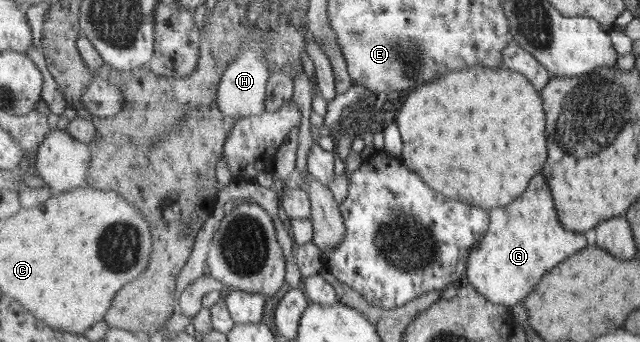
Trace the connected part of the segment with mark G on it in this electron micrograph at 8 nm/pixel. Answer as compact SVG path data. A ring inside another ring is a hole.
M539 174L515 202L490 210L490 229L466 264L467 280L489 302L513 308L531 296L531 290L542 282L545 274L585 248L587 236L569 232L561 224L550 182Z

